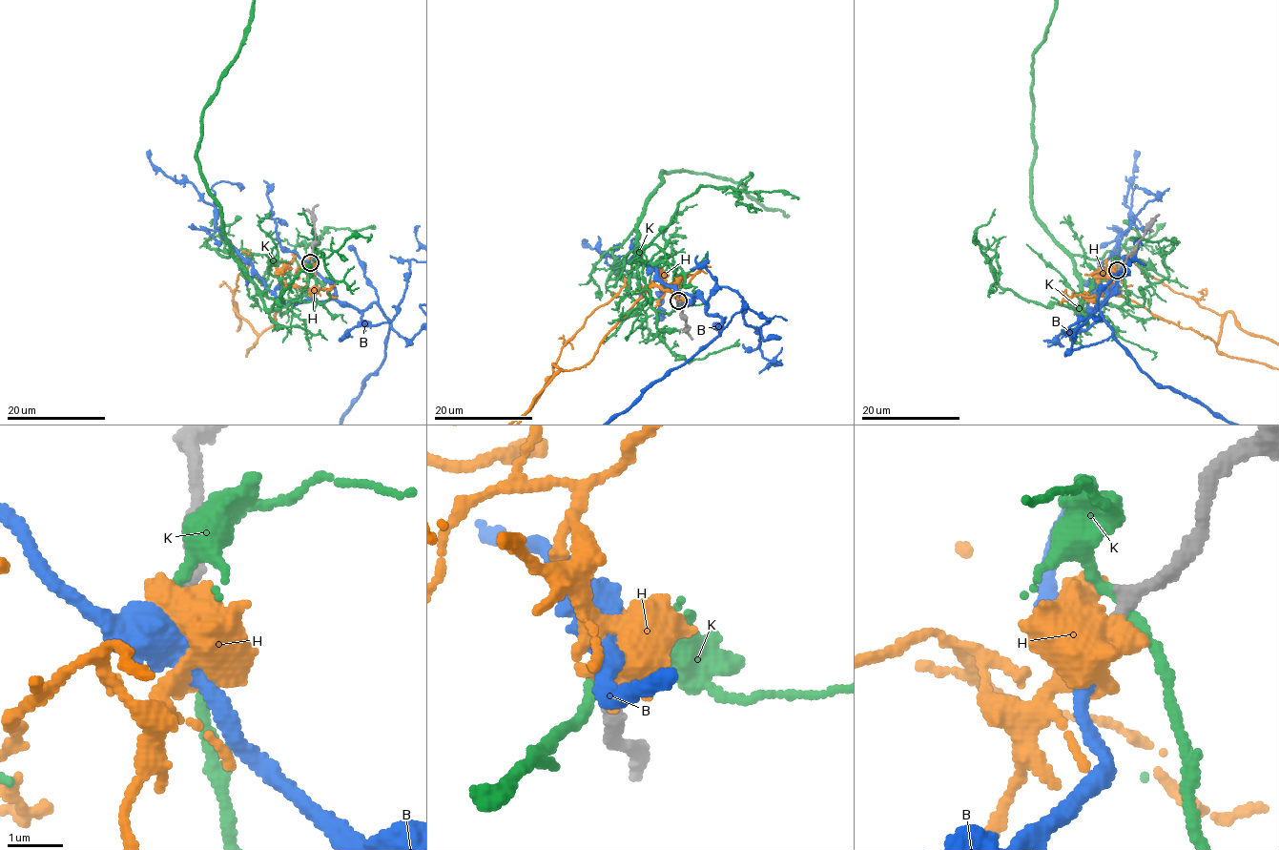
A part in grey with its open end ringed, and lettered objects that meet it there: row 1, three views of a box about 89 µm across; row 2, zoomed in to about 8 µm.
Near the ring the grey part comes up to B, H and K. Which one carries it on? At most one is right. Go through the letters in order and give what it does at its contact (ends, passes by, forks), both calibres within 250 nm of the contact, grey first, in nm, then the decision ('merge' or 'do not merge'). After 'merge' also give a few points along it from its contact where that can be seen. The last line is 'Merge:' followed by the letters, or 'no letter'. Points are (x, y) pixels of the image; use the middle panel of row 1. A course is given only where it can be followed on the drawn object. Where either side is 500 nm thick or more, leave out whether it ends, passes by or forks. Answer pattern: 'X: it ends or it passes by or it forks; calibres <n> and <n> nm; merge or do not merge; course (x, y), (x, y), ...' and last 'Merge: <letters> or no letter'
B: it passes by; calibres 280 and 480 nm; merge
H: calibres 280 and 650 nm; do not merge
K: it passes by; calibres 320 and 190 nm; do not merge
Merge: B

